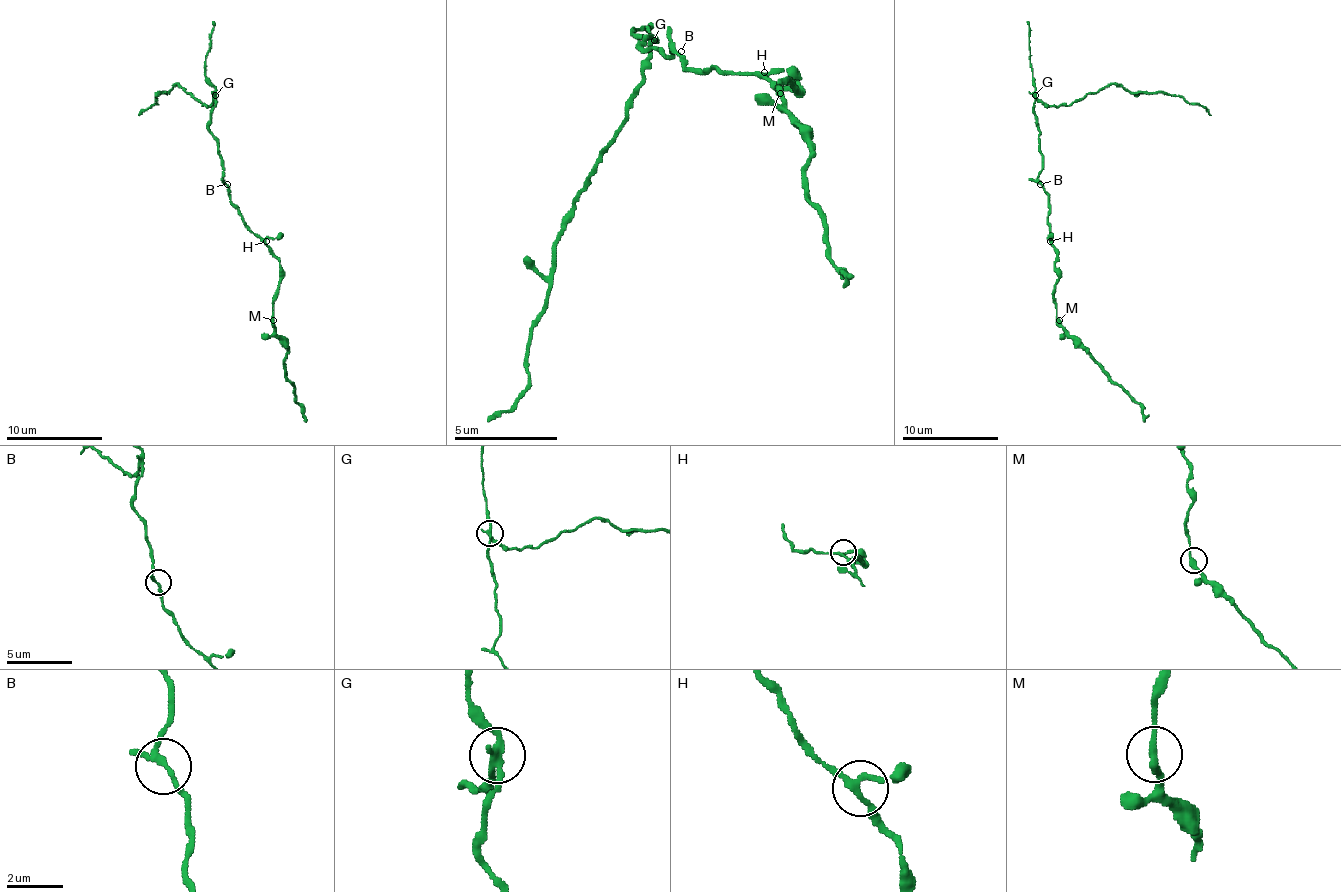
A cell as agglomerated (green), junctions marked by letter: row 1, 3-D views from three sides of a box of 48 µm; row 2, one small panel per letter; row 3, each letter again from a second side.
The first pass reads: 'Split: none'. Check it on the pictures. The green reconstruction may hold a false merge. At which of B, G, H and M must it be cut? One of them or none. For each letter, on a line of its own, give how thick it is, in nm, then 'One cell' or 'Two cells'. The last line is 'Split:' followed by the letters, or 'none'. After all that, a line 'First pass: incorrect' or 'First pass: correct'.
B: Thickness 160 nm. One cell
G: Thickness 220 nm. Two cells
H: Thickness 190 nm. One cell
M: Thickness 240 nm. One cell
Split: G
First pass: incorrect

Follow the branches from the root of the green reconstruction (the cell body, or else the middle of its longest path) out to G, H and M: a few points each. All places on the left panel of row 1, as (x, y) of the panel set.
G: (225, 181), (218, 141), (208, 126), (215, 95)
H: (225, 181), (230, 203), (242, 220), (266, 241)
M: (225, 181), (230, 203), (280, 263), (280, 284), (273, 304), (273, 320)

